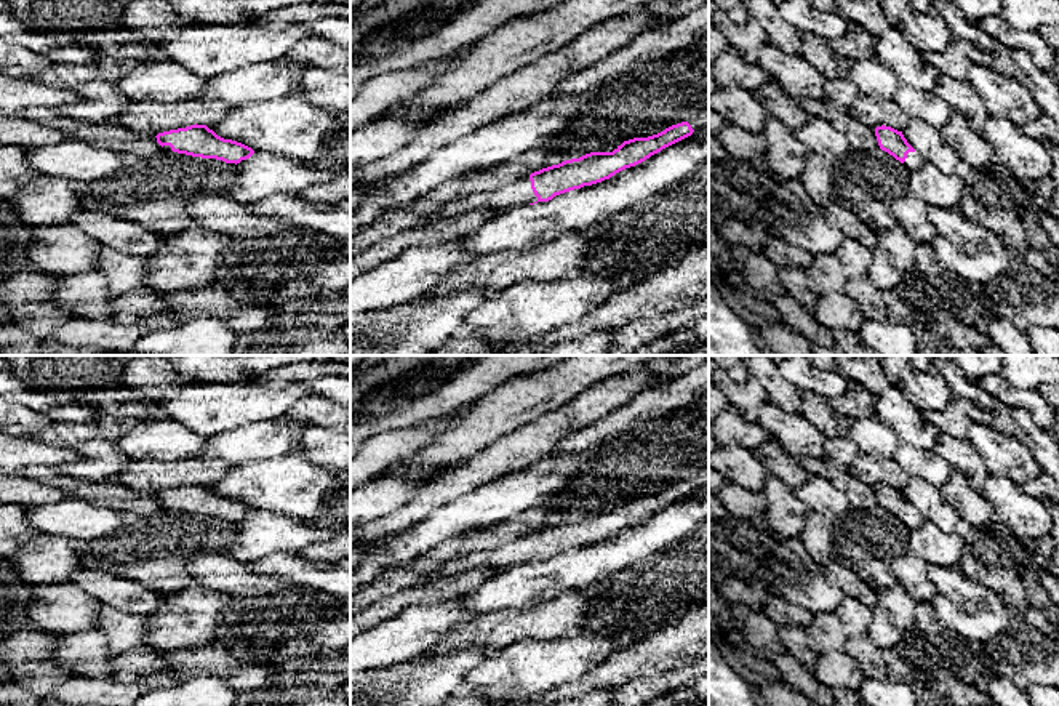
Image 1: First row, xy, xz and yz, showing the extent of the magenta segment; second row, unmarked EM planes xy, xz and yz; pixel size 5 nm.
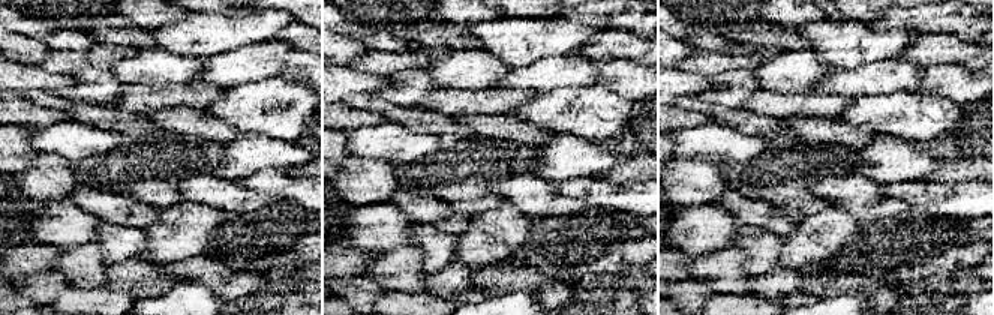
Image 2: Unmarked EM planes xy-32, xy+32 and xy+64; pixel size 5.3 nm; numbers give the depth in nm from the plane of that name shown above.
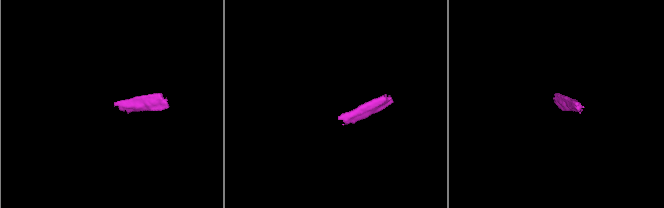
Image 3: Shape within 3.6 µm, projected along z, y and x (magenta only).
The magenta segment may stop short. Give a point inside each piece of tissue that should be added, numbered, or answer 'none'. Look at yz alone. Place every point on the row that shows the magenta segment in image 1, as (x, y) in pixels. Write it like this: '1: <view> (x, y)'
1: yz (914, 160)

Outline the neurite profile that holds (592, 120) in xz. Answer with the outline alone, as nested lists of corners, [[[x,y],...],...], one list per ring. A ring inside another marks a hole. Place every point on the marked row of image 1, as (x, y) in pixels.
[[[709,37],[641,64],[616,80],[613,88],[603,90],[569,122],[565,131],[565,152],[568,160],[590,152],[613,152],[624,141],[648,138],[688,122],[705,107],[709,107]]]

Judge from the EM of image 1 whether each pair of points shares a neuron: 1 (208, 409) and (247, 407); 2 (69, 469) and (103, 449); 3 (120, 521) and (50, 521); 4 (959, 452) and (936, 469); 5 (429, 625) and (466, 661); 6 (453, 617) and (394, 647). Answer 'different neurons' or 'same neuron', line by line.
1: same neuron
2: same neuron
3: same neuron
4: different neurons
5: different neurons
6: same neuron

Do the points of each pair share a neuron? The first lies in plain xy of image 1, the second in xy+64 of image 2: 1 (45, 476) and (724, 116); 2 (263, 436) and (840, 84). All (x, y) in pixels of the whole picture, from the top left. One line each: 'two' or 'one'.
1: one
2: one

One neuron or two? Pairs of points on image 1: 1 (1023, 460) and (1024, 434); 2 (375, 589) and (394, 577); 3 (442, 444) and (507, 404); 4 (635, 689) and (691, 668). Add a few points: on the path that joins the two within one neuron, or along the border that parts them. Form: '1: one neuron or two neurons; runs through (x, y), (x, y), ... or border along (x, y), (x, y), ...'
1: two neurons; border along (1013, 434), (1032, 453), (1042, 469)
2: one neuron; runs through (379, 586), (389, 581)
3: one neuron; runs through (458, 442), (491, 417)
4: one neuron; runs through (650, 689), (677, 679)

